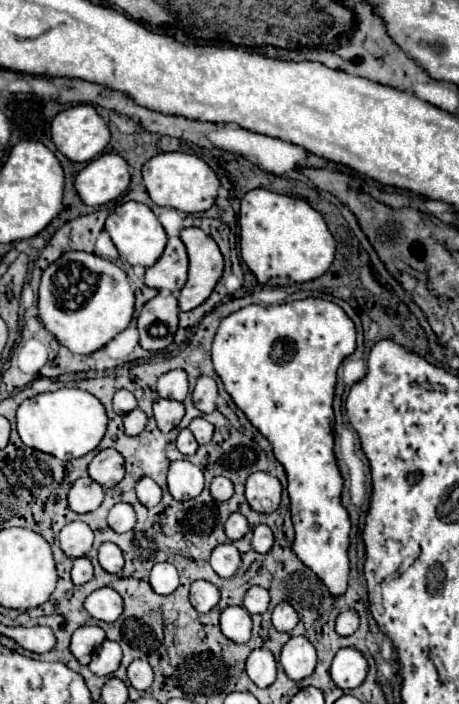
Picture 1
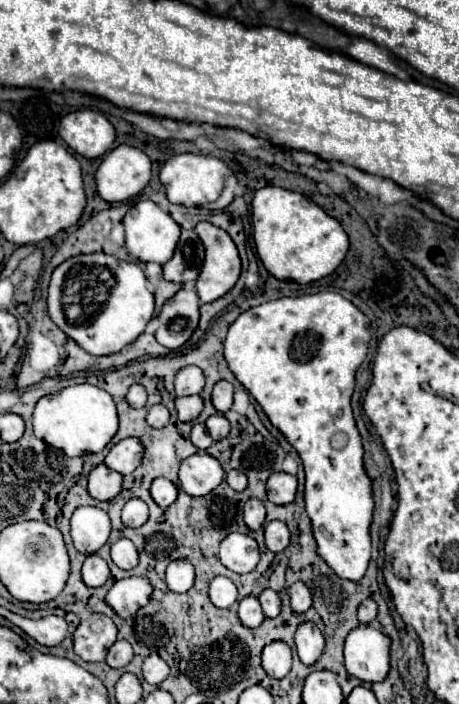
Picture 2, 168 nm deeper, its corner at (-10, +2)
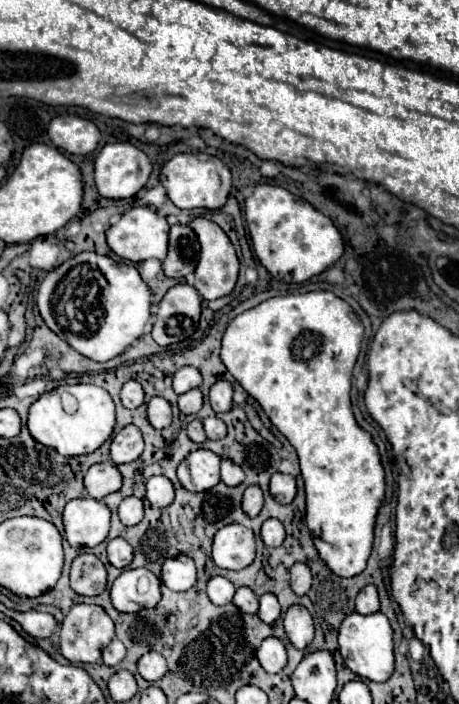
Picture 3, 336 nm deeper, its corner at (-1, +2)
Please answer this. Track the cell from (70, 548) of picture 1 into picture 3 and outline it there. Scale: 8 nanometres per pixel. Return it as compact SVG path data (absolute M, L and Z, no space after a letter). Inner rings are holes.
M90 497L72 499L64 507L64 529L74 549L92 549L108 535L110 509Z

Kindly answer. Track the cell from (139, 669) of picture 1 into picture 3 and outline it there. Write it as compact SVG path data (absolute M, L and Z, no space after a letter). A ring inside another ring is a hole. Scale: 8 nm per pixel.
M148 651L146 655L140 657L138 661L138 673L148 681L148 683L154 683L158 681L160 677L164 677L164 673L168 671L166 667L166 659L156 653L156 651Z

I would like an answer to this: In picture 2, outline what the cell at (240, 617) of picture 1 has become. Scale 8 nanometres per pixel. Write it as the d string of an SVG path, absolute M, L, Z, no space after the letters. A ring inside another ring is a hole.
M245 597L239 601L239 619L245 627L259 627L265 619L257 597Z

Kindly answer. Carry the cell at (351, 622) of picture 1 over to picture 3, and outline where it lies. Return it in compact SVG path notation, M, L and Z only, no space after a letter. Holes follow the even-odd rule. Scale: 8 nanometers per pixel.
M366 585L366 589L362 589L356 597L356 613L360 615L370 615L376 613L380 609L380 601L378 601L378 591L374 585Z

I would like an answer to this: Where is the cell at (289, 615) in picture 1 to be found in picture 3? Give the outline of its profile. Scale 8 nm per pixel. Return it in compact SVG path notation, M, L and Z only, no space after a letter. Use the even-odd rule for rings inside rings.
M298 563L290 569L290 587L296 595L306 595L310 589L310 583L312 583L312 573L308 565Z

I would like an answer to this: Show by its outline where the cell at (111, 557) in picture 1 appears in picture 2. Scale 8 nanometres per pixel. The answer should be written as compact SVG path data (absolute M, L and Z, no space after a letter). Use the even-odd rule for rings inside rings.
M119 539L111 545L111 559L119 569L133 569L139 563L137 547L129 539Z

